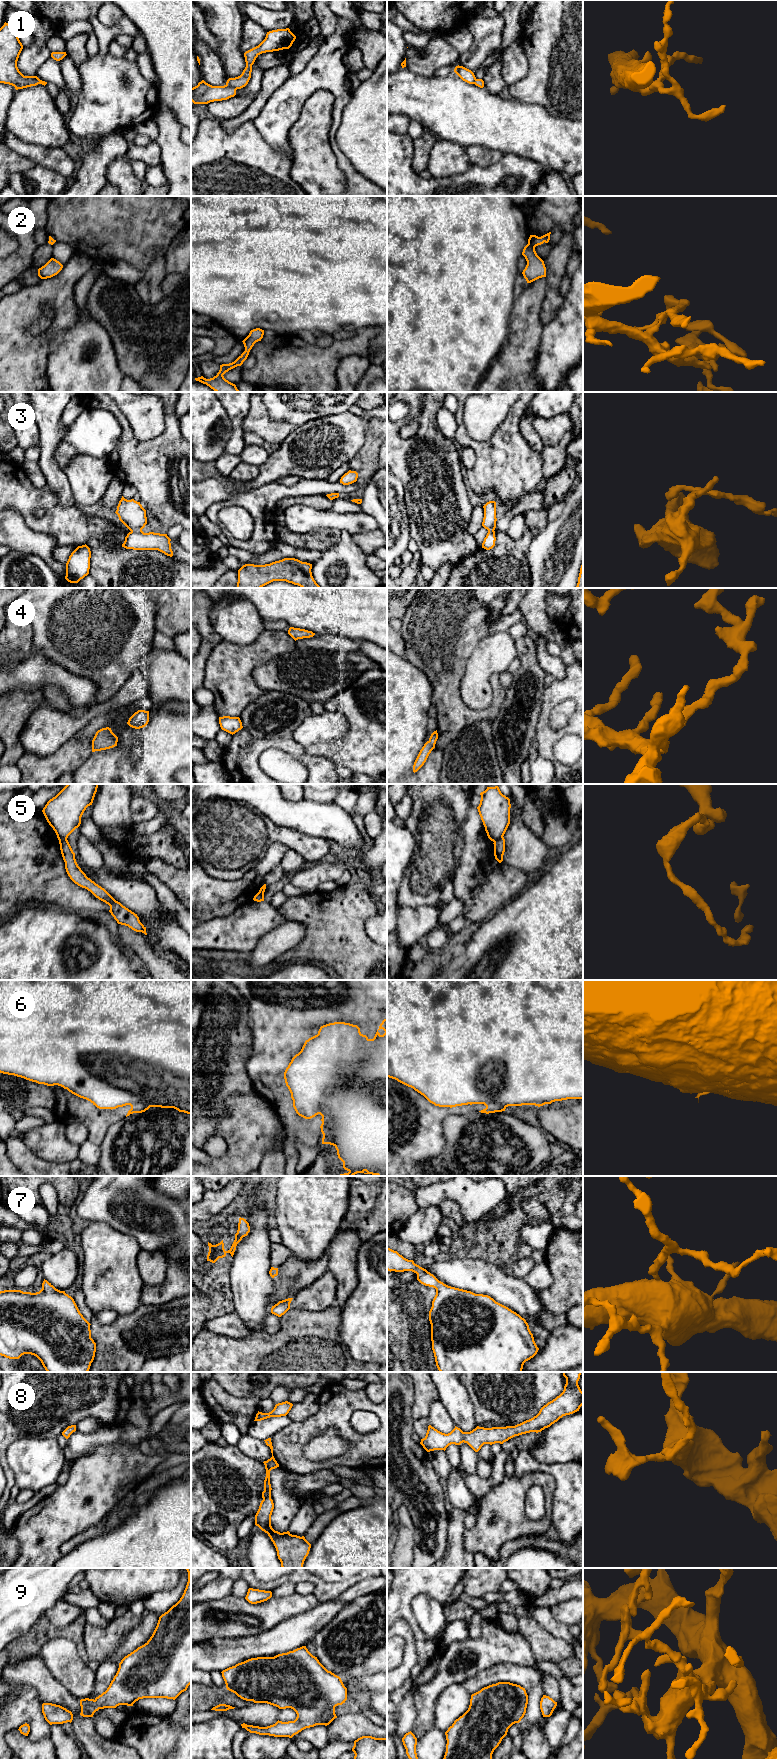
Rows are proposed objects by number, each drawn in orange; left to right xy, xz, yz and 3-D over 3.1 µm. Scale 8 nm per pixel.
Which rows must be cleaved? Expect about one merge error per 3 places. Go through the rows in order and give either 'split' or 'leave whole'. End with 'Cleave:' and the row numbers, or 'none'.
1: split
2: leave whole
3: split
4: leave whole
5: split
6: split
7: leave whole
8: leave whole
9: leave whole
Cleave: 1, 3, 5, 6

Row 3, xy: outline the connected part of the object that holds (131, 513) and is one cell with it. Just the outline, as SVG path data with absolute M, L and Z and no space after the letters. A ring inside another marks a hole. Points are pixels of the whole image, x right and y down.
M122 496L115 513L130 531L140 531L147 524L146 510L134 499L127 500Z

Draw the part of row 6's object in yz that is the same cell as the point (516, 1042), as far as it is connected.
M387 980L387 1077L413 1088L439 1107L497 1102L504 1106L543 1106L555 1101L583 1099L583 980Z

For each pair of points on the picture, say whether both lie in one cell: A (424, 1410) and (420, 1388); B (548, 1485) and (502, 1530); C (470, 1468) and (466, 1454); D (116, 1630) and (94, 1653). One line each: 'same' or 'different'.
A: same
B: same
C: same
D: same

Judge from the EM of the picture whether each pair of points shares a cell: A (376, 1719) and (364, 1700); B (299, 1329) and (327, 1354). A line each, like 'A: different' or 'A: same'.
A: same
B: same

